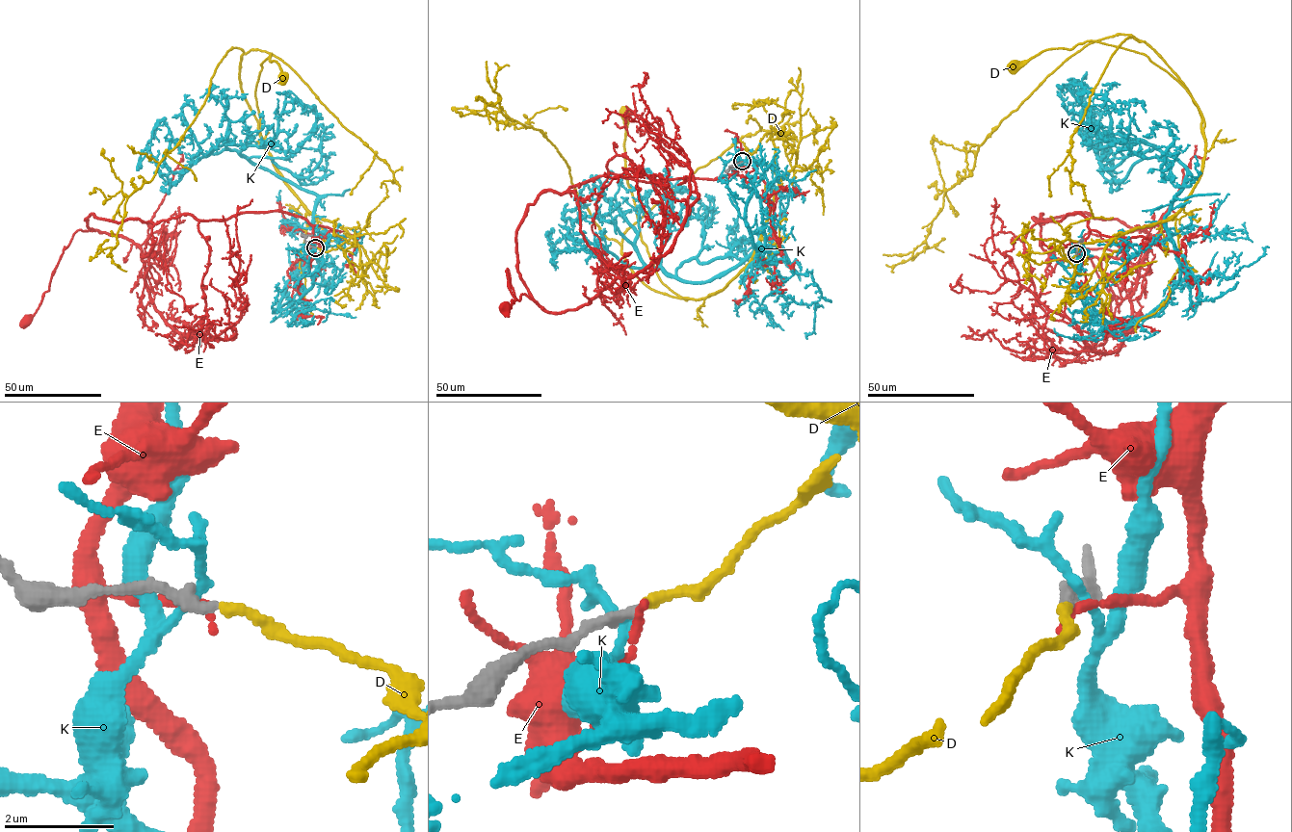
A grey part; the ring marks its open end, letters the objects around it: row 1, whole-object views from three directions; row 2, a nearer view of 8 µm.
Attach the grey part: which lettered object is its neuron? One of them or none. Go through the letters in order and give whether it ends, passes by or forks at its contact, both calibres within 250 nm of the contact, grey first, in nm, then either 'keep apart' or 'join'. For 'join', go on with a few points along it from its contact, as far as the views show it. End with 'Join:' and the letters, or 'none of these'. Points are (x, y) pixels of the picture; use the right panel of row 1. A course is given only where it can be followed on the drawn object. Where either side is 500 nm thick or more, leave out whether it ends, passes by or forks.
D: it ends there; 200 nm thick on the grey side, 170 nm on the other; join; it runs (1076, 253), (1060, 245), (1174, 216), (1200, 175), (1203, 117), (1132, 50), (1087, 40), (1014, 66)
E: it ends there; 200 nm thick on the grey side, 130 nm on the other; keep apart
K: it forks there; 240 nm thick on the grey side, 120 nm on the other; keep apart
Join: D

